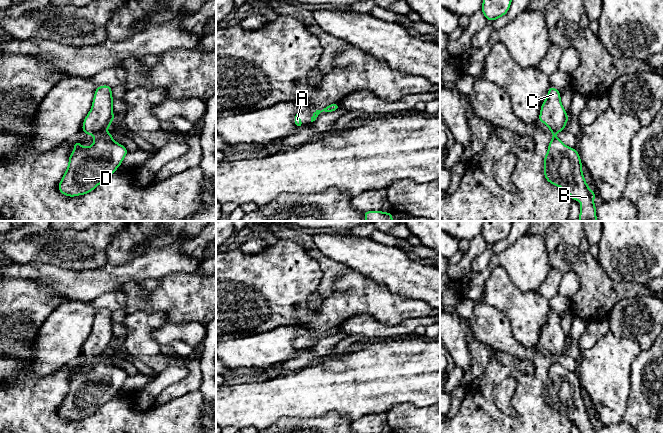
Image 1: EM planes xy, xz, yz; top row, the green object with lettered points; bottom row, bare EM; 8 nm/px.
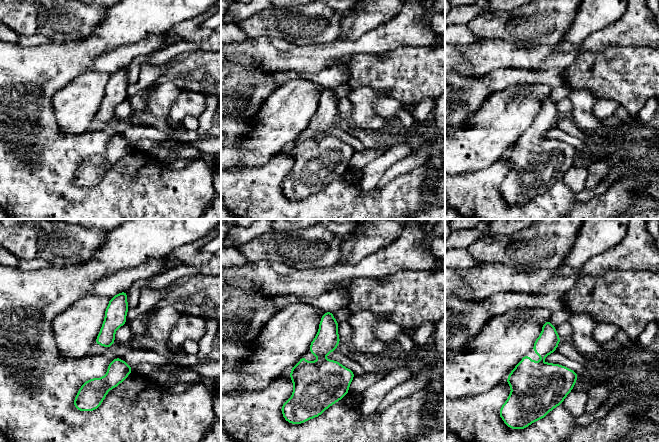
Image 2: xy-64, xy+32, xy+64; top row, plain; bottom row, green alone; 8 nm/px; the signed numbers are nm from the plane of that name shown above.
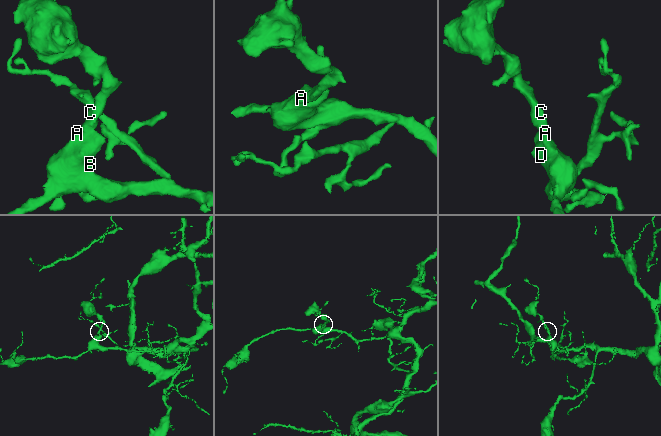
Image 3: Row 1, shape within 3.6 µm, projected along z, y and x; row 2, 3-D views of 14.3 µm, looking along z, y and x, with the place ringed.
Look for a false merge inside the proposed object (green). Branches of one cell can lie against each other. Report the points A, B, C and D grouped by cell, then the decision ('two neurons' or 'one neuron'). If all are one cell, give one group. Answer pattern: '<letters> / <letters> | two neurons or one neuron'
A B C D | one neuron

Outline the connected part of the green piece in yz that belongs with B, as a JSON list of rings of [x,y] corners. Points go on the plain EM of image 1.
[[[550,310],[539,338],[539,345],[546,348],[553,358],[544,380],[544,400],[549,407],[562,412],[573,424],[579,425],[581,433],[596,433],[593,427],[596,419],[585,405],[579,377],[555,360],[565,354],[568,344],[560,315]]]

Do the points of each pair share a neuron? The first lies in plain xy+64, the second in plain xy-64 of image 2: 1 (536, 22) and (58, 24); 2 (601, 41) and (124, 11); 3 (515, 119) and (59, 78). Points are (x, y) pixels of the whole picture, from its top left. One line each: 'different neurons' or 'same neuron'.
1: same neuron
2: different neurons
3: different neurons

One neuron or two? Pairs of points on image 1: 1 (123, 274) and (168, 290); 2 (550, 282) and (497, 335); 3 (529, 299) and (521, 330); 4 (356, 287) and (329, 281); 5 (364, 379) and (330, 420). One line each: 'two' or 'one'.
1: two
2: two
3: one
4: two
5: two

